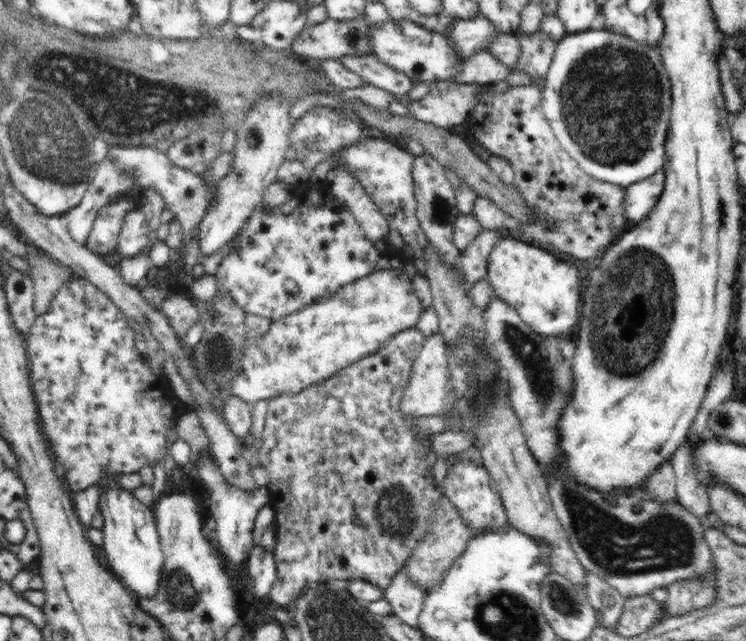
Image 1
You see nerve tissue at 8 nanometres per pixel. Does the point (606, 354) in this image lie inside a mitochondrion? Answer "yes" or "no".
yes

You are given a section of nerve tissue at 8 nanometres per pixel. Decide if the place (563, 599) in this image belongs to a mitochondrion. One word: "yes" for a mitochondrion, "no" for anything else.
yes

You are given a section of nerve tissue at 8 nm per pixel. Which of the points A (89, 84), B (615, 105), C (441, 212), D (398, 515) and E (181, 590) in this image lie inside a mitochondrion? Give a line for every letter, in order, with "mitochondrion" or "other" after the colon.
A: mitochondrion
B: mitochondrion
C: mitochondrion
D: mitochondrion
E: mitochondrion

